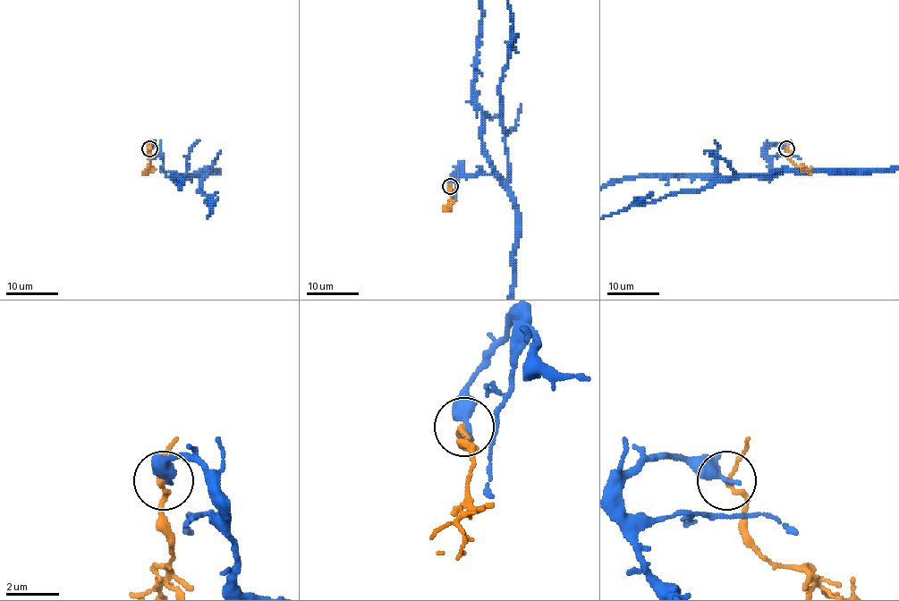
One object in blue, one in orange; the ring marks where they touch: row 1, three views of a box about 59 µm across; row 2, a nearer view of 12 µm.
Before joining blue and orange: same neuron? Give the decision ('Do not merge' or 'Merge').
Do not merge

